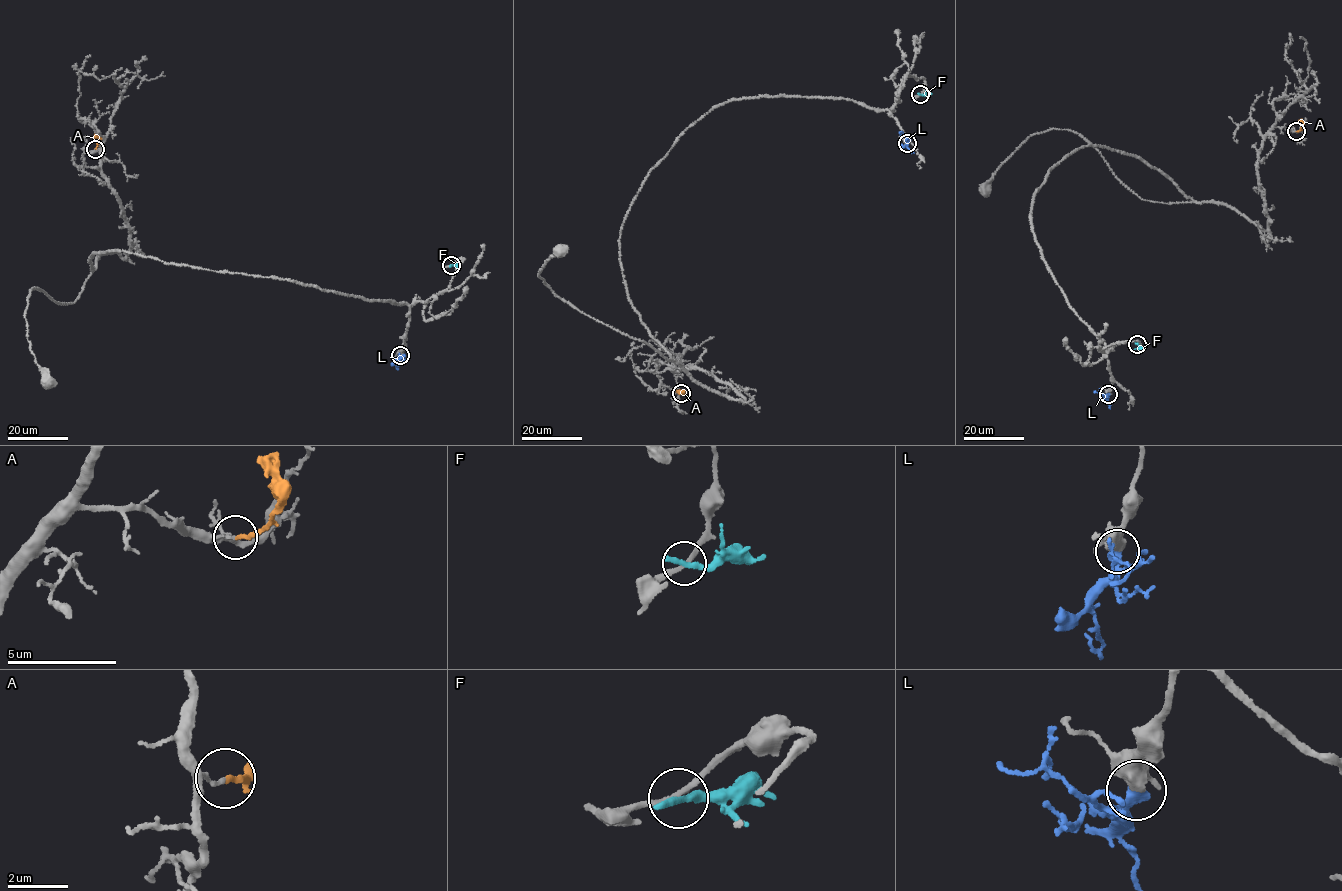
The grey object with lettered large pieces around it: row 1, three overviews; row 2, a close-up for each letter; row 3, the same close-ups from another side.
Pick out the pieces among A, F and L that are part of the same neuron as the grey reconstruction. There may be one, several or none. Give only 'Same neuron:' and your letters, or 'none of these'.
Same neuron: none of these

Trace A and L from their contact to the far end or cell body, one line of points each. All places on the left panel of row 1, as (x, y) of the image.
A: (95, 149), (98, 137), (95, 134)
L: (400, 355), (398, 369)

